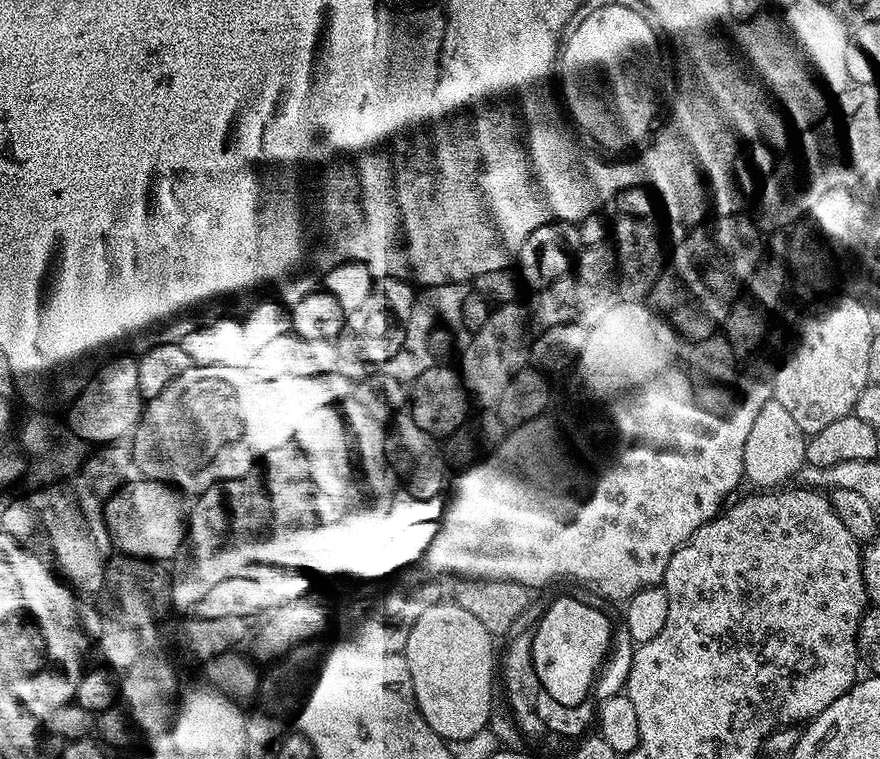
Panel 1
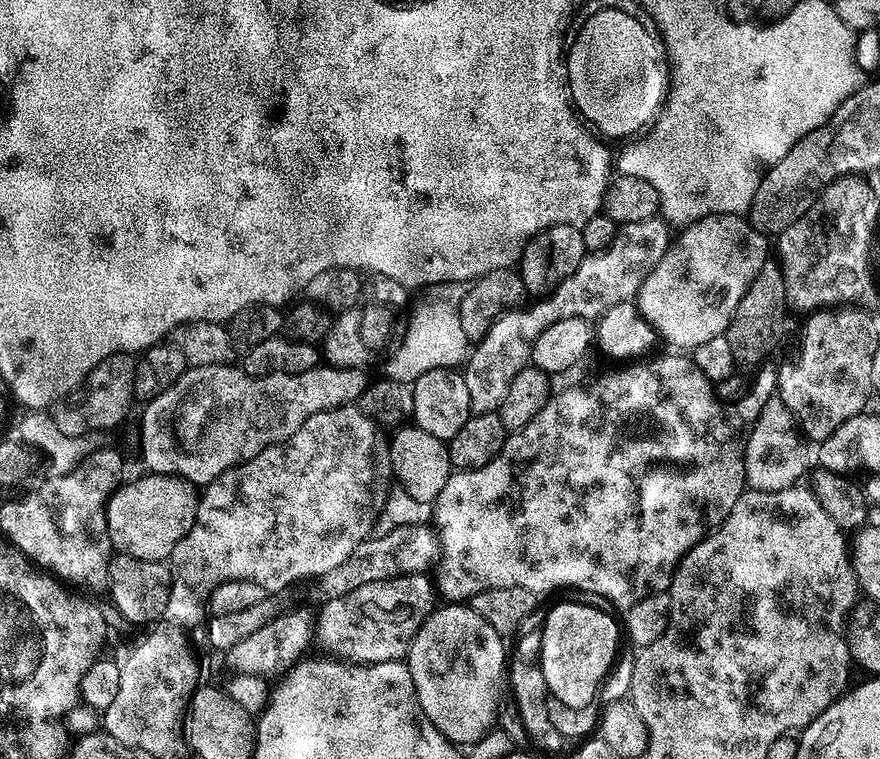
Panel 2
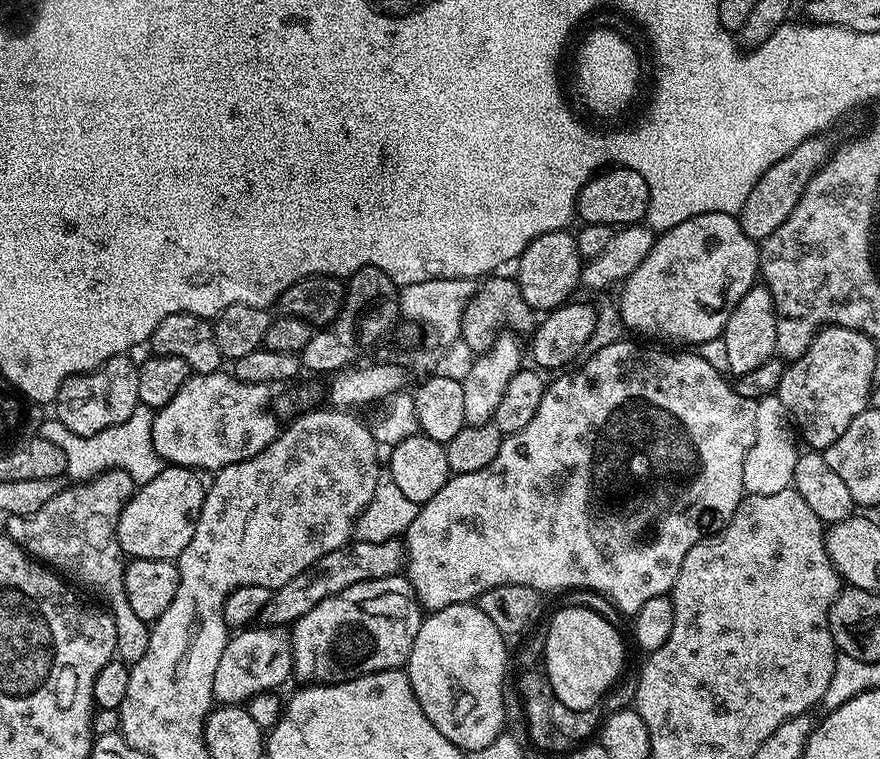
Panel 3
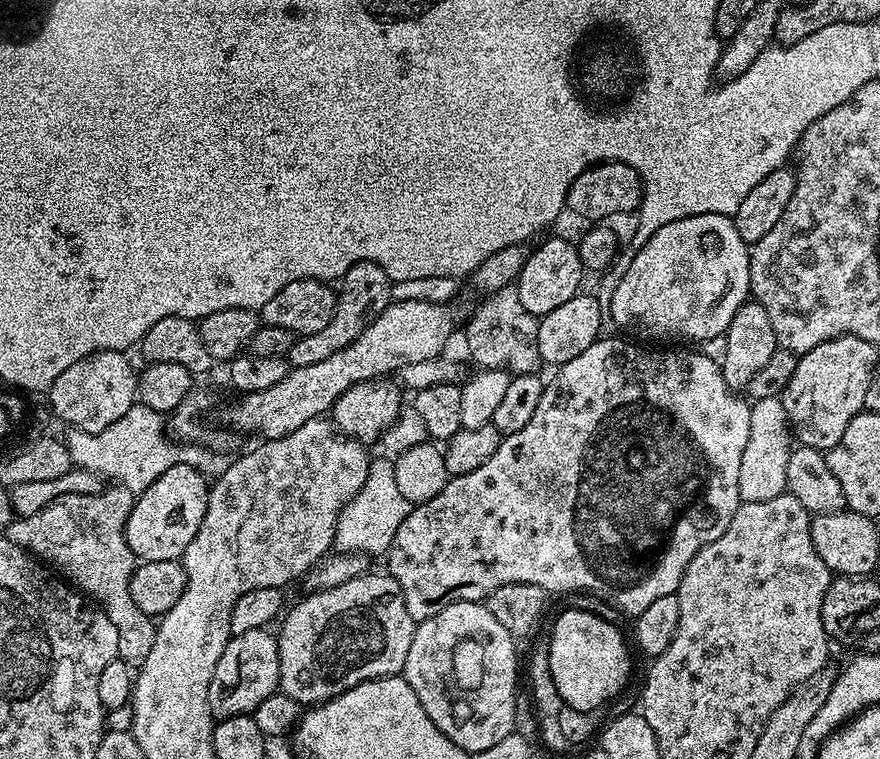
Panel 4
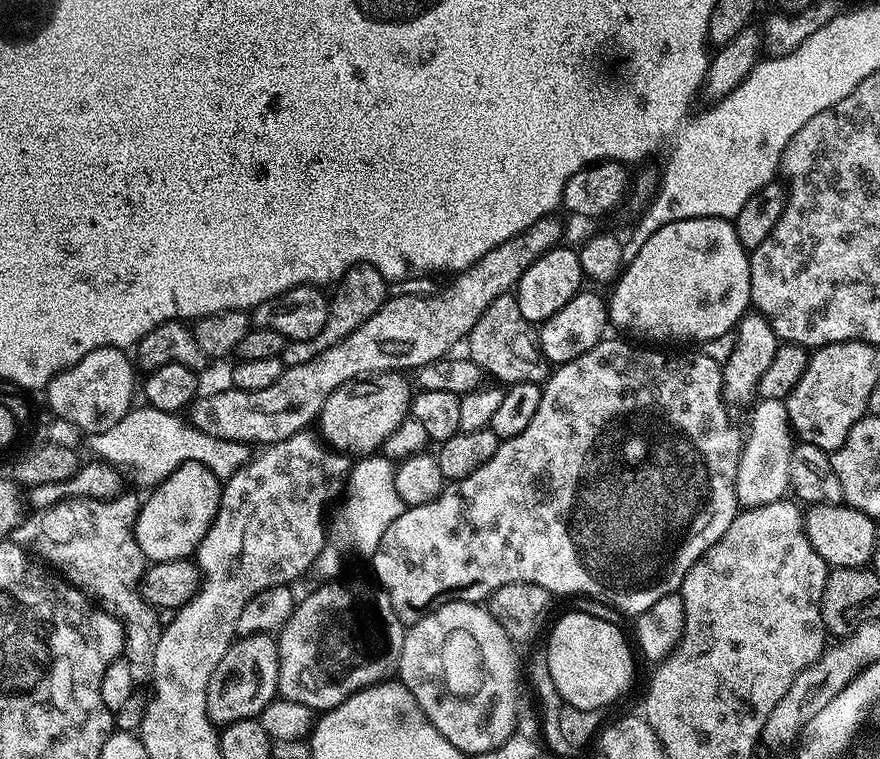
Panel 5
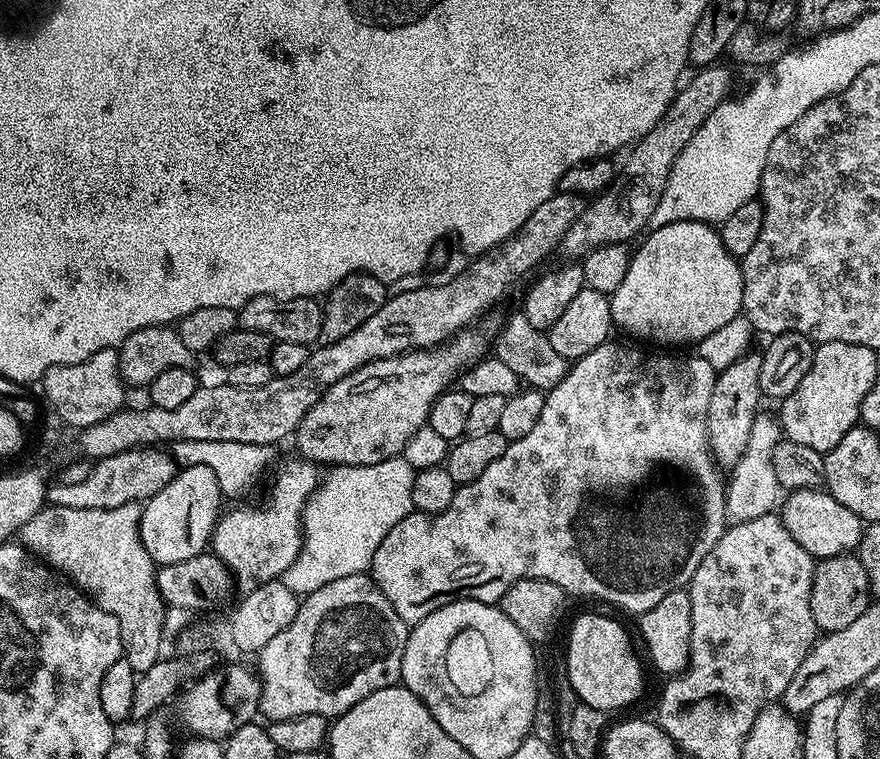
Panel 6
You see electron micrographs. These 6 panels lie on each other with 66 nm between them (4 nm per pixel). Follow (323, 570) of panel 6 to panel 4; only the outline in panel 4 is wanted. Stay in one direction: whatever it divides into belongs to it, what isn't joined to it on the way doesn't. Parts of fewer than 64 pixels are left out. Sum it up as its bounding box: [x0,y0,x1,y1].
[335,458,410,553]

